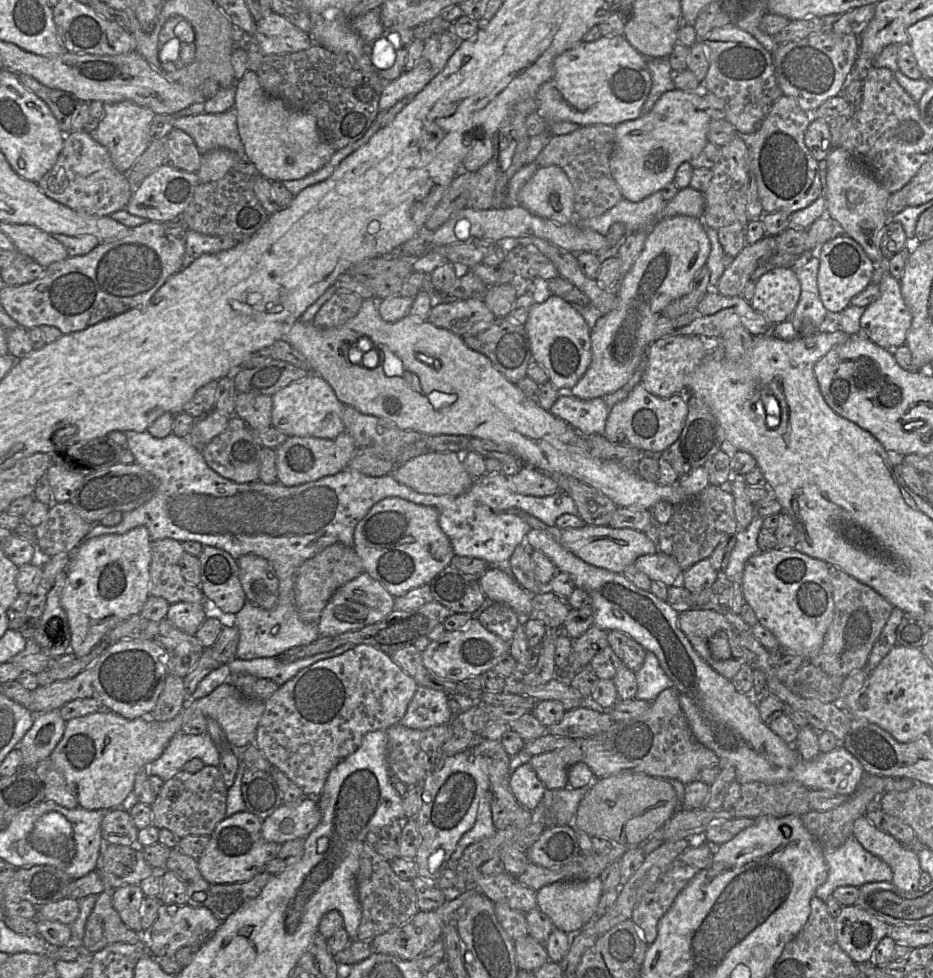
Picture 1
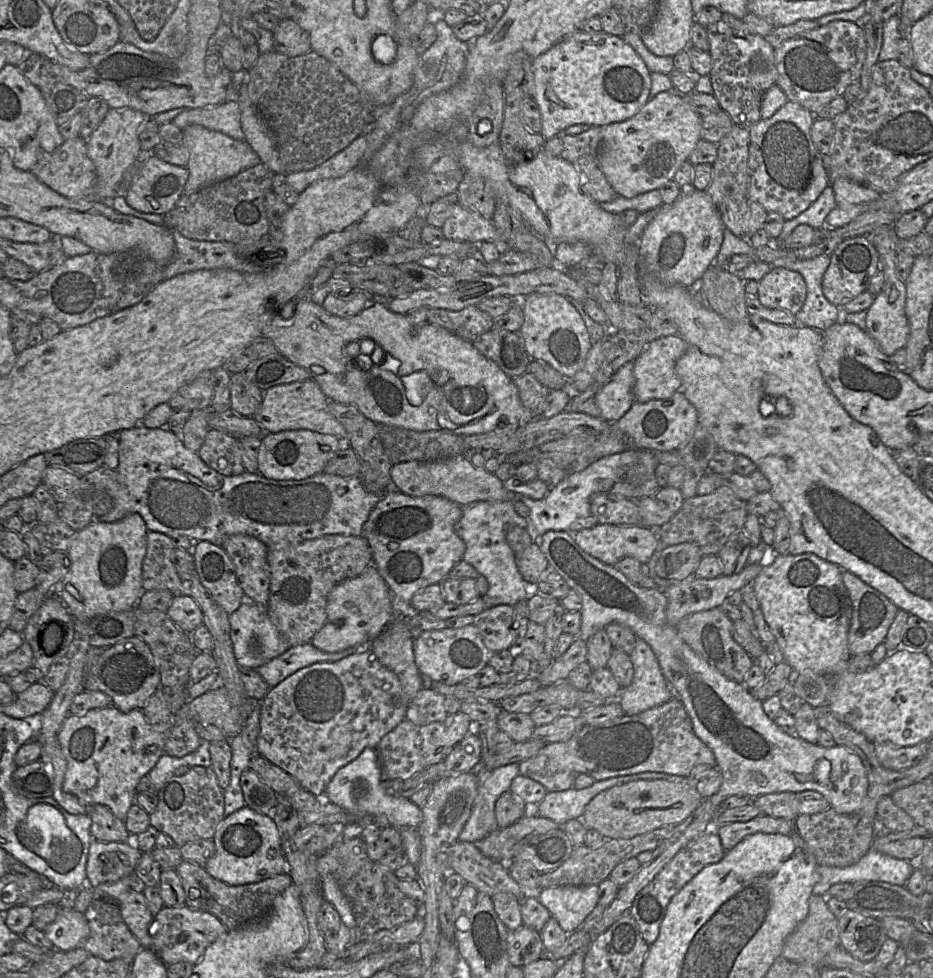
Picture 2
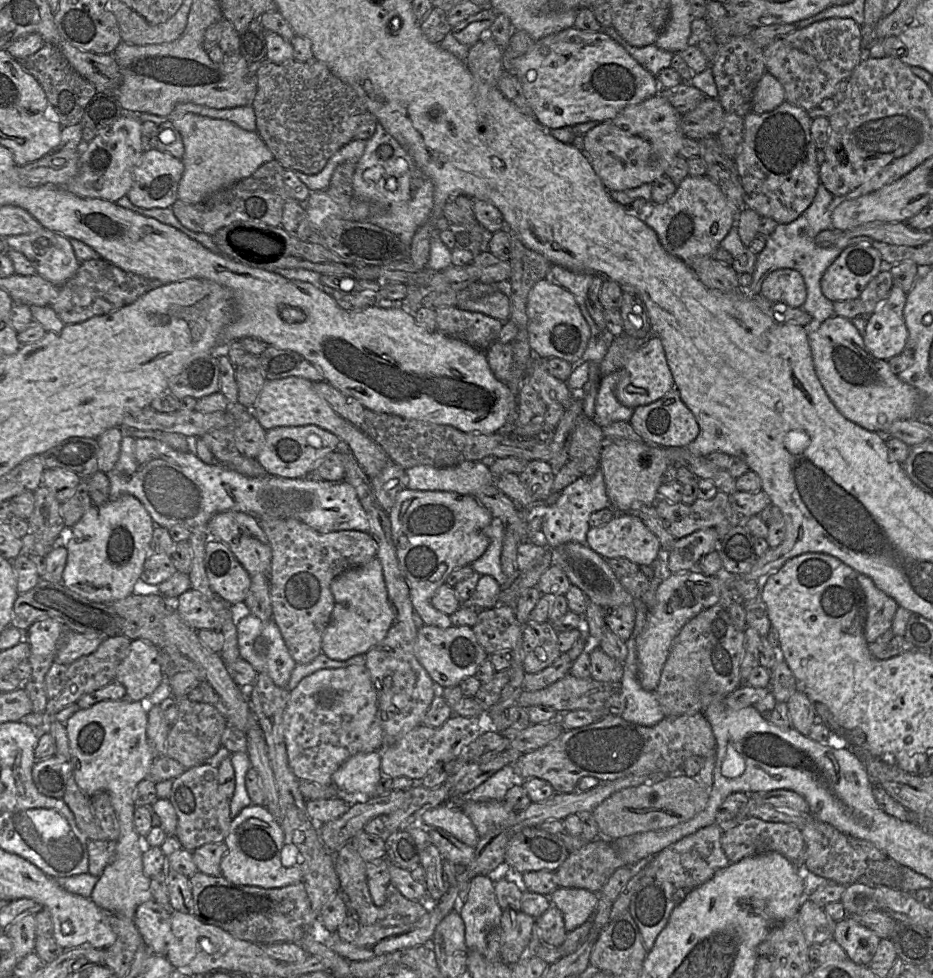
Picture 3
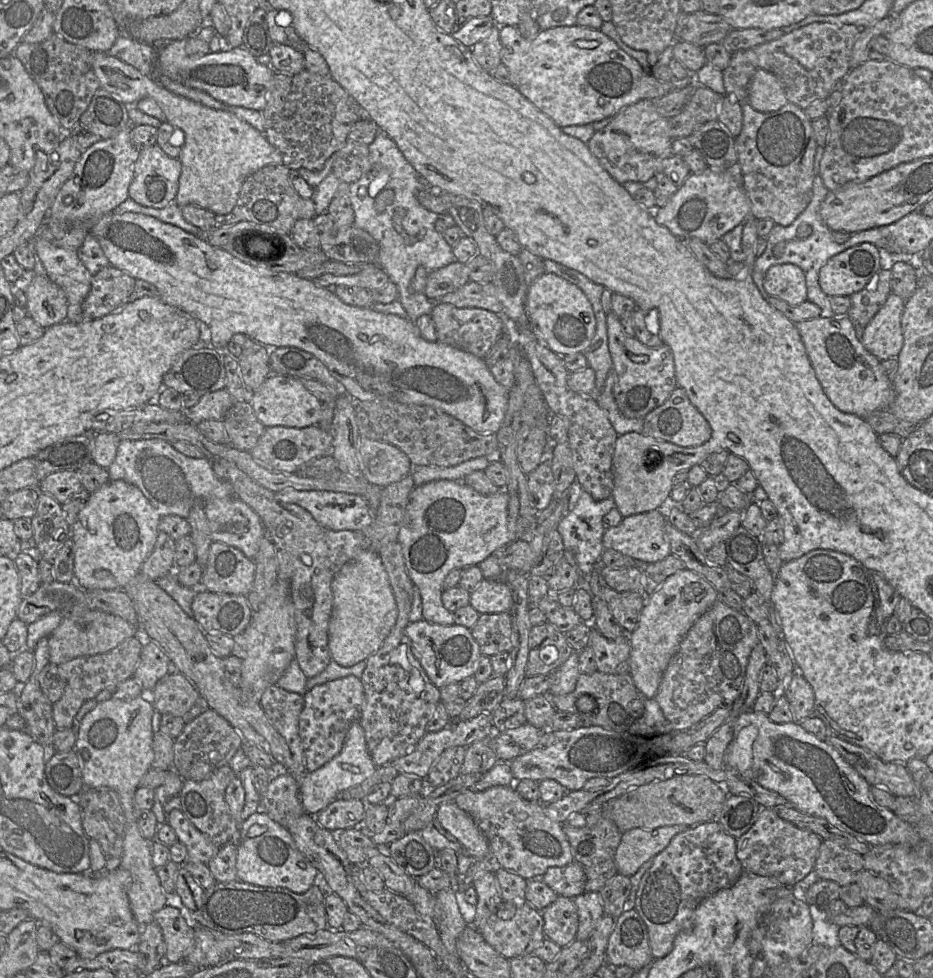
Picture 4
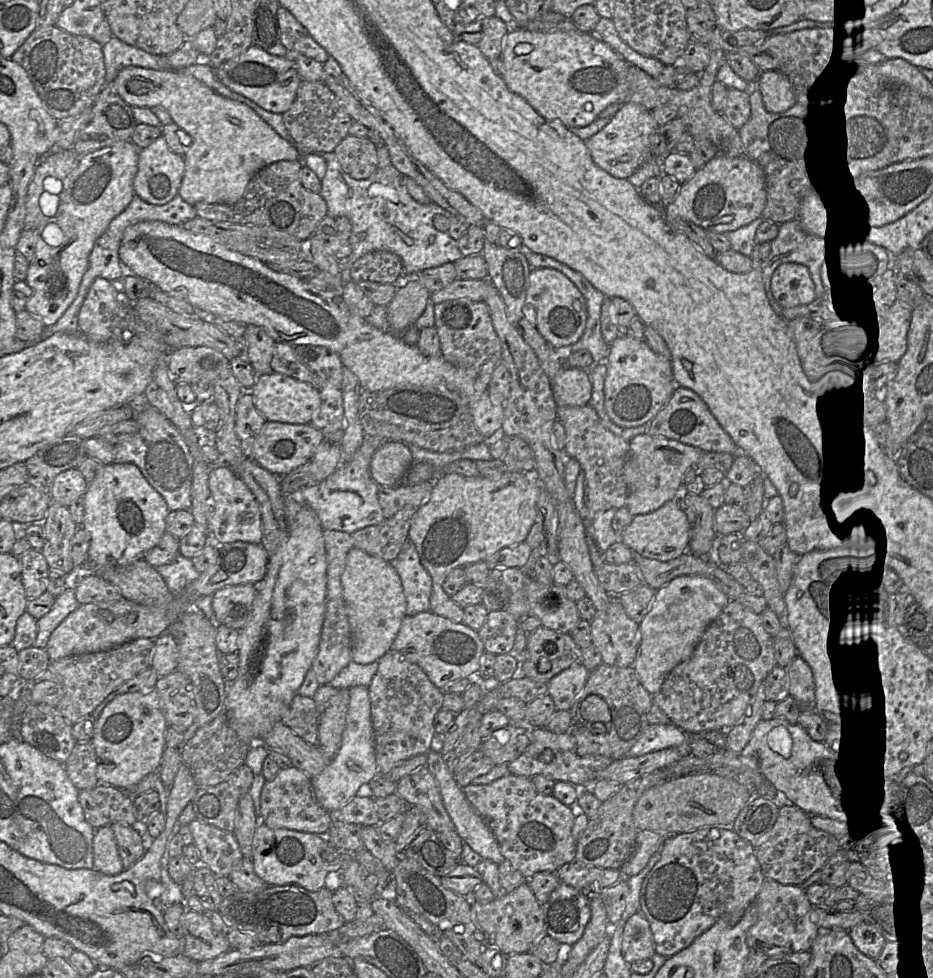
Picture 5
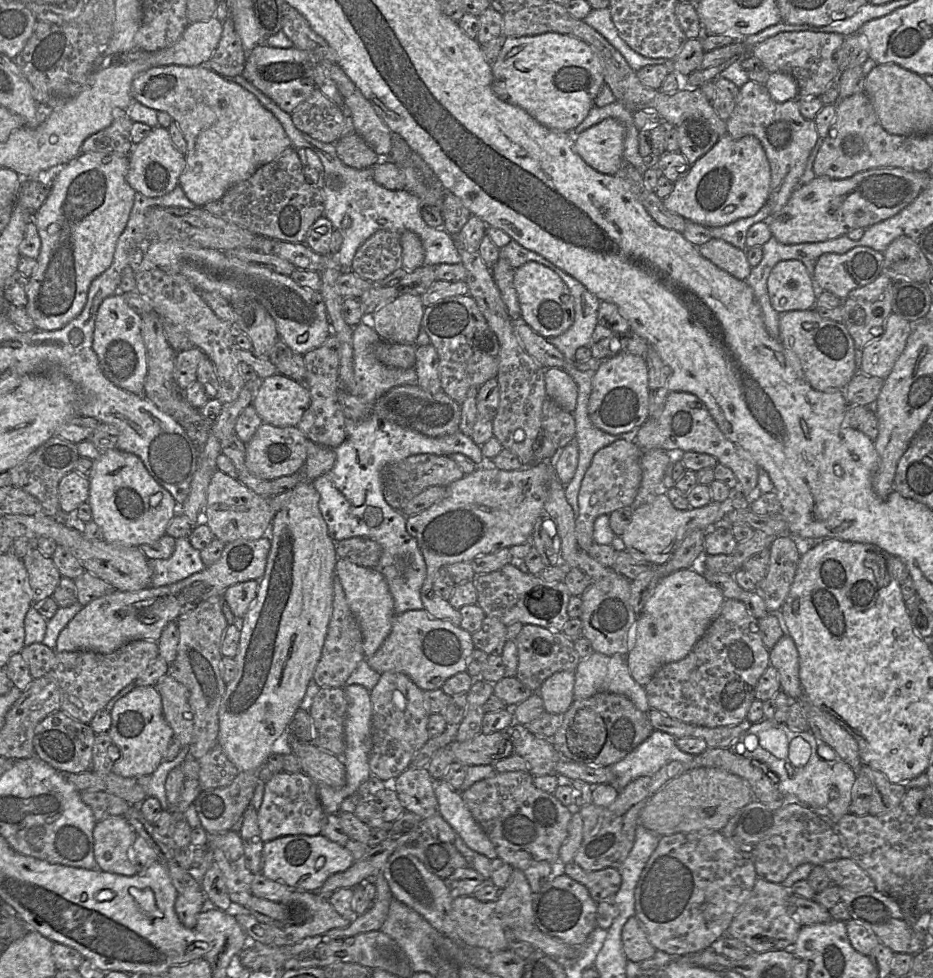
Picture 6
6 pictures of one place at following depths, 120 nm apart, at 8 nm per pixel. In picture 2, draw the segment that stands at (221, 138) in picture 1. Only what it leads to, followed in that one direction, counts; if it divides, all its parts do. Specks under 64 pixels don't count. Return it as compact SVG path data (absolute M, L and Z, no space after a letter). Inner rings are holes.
M236 101L186 109L179 113L172 123L182 130L189 125L198 124L209 130L221 132L235 140L244 140L241 128L241 110Z

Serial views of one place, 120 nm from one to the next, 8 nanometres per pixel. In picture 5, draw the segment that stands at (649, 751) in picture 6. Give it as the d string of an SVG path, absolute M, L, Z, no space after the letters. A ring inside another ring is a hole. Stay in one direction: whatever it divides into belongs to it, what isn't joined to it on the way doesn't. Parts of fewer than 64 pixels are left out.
M650 724L626 756L641 756L650 752L682 746L689 735L673 724Z

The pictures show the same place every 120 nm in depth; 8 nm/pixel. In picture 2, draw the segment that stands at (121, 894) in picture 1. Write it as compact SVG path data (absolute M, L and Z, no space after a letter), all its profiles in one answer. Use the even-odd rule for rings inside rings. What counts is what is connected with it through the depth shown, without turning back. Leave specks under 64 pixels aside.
M133 889L122 894L116 900L121 916L130 931L143 948L152 948L151 925L155 917L148 908L146 898L141 890Z

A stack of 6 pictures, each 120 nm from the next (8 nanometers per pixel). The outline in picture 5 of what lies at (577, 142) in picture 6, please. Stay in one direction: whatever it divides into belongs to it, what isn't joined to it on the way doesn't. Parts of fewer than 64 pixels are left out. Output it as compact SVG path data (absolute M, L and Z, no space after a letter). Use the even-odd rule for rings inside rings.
M627 102L596 134L584 141L593 162L615 178L628 179L647 159L651 159L650 136L659 127L652 112L643 106Z

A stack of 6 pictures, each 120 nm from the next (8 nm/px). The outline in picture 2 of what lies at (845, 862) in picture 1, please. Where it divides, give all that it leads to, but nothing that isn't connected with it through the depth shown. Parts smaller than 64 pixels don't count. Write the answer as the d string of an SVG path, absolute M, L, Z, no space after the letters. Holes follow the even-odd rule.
M870 849L857 863L847 867L818 866L818 881L812 895L825 896L831 886L884 882L905 886L916 865Z

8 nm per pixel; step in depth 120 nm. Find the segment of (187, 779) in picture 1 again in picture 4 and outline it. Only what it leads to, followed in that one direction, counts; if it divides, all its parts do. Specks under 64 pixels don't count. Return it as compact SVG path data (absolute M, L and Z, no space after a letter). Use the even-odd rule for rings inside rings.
M228 766L216 769L211 775L200 781L184 779L179 793L180 810L183 815L215 845L237 845L240 839L239 824L230 812L225 801L225 790L230 780L237 774Z

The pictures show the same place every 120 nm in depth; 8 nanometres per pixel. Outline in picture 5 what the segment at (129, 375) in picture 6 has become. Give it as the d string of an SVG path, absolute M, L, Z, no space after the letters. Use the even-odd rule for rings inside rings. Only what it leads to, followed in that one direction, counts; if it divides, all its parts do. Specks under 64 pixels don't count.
M96 278L81 310L80 334L92 342L106 342L135 323L135 305L125 292L116 283Z

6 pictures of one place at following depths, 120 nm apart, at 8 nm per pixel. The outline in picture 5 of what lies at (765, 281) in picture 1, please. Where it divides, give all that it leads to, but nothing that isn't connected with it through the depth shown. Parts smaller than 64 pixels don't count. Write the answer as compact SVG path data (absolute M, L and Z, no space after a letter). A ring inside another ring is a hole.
M785 262L776 267L770 289L782 308L806 305L816 298L808 268L796 262Z

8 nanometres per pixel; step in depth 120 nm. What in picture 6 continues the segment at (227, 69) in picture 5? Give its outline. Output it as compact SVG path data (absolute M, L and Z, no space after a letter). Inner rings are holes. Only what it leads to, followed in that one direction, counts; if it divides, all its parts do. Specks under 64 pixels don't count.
M266 43L256 46L247 56L241 74L247 81L273 100L284 112L291 114L315 90L315 58L295 47L276 48Z

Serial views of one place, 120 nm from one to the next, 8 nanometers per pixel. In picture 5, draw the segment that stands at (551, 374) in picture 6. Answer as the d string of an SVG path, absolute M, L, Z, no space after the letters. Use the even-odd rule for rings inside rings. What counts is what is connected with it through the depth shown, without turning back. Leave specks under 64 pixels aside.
M564 367L550 380L550 384L557 406L587 405L590 380L584 369Z

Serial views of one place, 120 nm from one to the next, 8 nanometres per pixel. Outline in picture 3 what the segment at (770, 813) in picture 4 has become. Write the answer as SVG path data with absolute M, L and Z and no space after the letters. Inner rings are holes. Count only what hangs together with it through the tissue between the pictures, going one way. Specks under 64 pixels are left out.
M747 817L739 825L722 833L721 846L731 863L738 862L745 857L773 851L782 854L799 869L804 868L805 843L801 830L793 824Z

